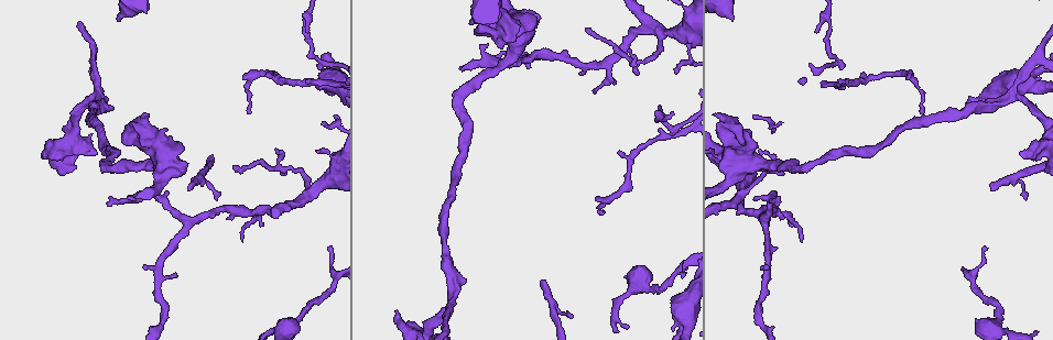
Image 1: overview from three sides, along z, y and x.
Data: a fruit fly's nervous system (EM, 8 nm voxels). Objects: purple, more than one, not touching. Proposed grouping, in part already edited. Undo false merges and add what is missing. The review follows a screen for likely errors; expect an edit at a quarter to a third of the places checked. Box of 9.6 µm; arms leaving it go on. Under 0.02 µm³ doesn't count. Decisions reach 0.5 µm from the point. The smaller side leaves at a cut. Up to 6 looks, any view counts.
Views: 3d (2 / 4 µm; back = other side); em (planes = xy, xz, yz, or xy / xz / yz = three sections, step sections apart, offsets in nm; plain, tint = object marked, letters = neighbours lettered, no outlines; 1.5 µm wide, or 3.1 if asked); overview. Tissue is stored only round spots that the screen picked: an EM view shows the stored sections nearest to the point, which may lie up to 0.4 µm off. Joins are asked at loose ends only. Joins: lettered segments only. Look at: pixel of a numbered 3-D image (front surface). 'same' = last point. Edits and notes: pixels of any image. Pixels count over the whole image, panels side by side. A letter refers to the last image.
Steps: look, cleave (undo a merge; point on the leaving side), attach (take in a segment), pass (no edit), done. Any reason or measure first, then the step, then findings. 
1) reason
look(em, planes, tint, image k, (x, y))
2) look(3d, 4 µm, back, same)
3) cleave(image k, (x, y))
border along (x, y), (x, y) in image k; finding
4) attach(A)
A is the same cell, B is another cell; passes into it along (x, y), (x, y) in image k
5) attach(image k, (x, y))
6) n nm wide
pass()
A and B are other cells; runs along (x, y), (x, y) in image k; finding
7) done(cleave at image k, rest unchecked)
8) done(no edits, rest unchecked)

arms part here
look(em, planes, letters, image 1, (1006, 100))

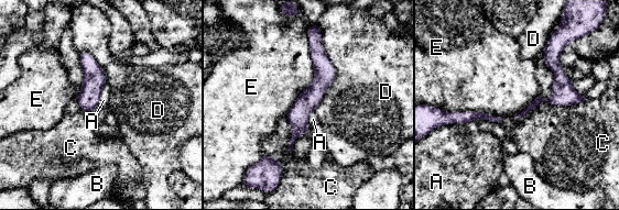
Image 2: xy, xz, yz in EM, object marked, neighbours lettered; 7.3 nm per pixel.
pass()
A, B, C, D and E are other cells; border along (106, 83), (95, 109) in image 2; all the same neuron

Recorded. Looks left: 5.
free end
look(3d, 4 µm, image 1, (394, 310))

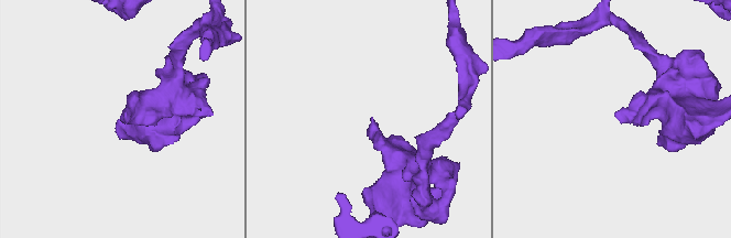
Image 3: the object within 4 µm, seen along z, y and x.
look(em, yz, step 8, letters, image 3, (124, 119))

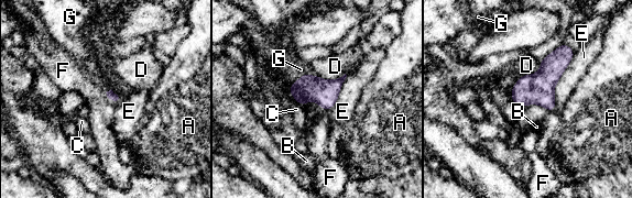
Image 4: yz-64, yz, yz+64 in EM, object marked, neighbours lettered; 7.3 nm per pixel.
look(em, xz, step 4, letters, same)

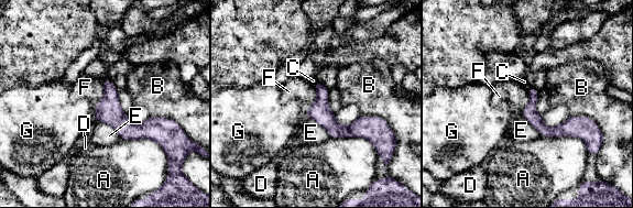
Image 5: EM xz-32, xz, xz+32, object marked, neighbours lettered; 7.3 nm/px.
pass()
A, B, C, D, E, F and G are other cells; runs along (105, 80), (129, 129), (167, 122) in image 5; none of them fits

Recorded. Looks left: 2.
free end
look(em, planes, letters, image 1, (107, 206))

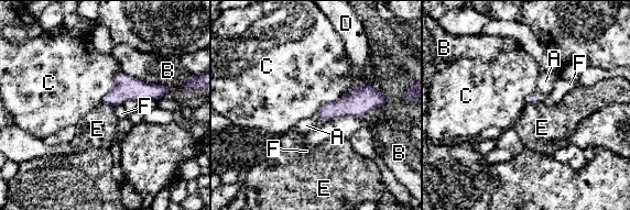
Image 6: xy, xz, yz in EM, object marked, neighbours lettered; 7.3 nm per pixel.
attach(image 6, (306, 125))
A is the same cell, B, C, D, E and F are other cells; passes into it along (352, 104), (321, 117), (306, 125) in image 6; it goes on there

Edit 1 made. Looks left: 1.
done(attach at image 6, rest unchecked)

